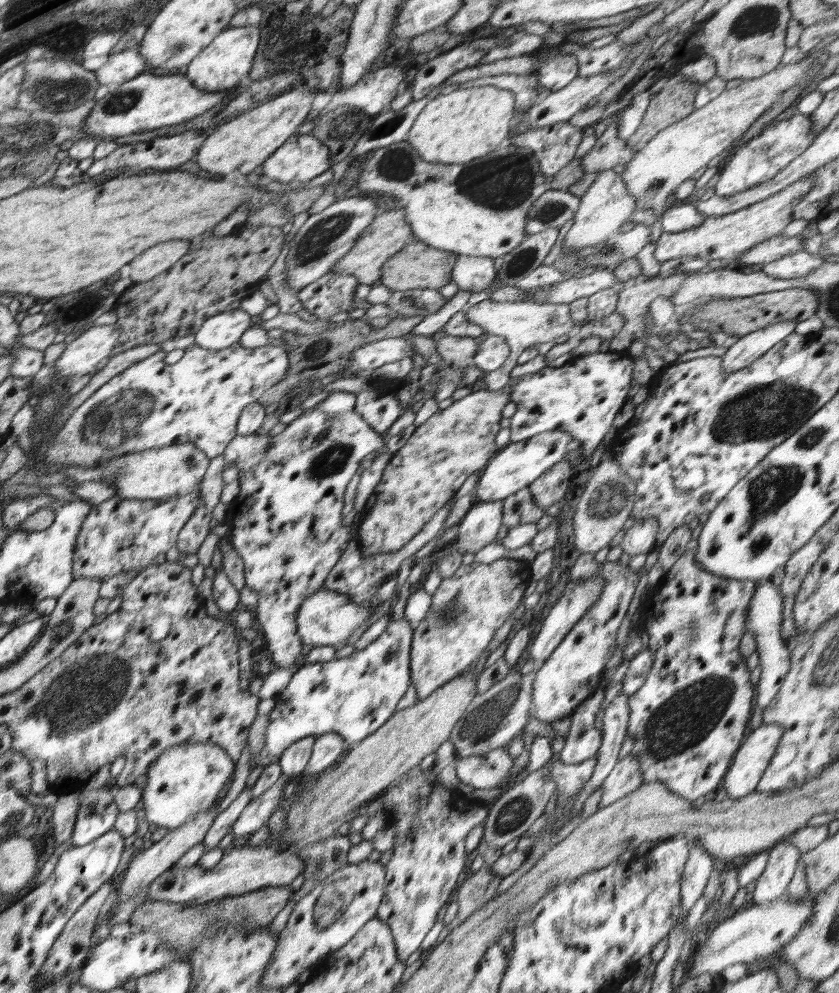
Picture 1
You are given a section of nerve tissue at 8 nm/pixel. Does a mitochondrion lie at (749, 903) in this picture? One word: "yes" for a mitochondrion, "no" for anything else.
no

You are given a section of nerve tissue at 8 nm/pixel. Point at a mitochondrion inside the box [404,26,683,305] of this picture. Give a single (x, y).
(500, 182)

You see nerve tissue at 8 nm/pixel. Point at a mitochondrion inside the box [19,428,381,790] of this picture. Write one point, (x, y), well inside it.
(86, 693)

